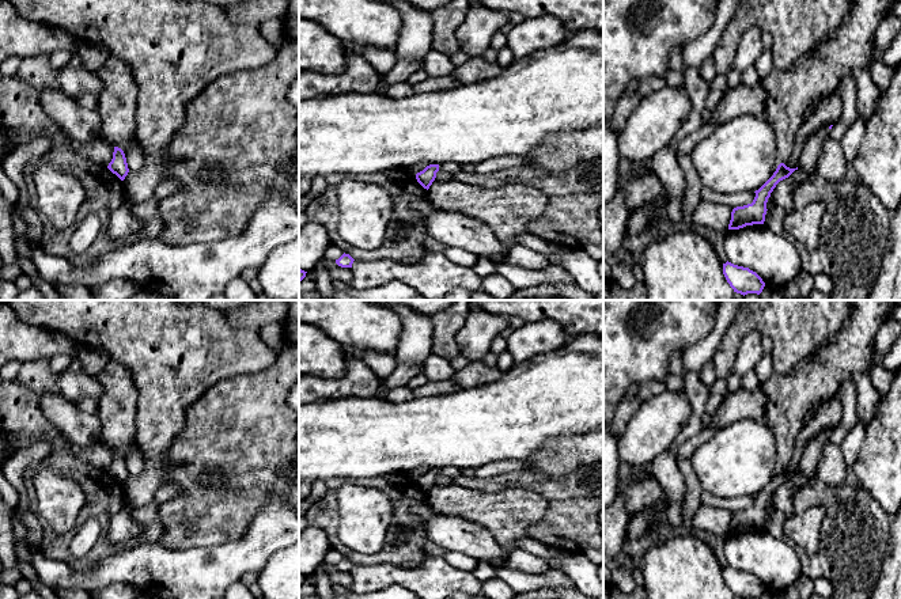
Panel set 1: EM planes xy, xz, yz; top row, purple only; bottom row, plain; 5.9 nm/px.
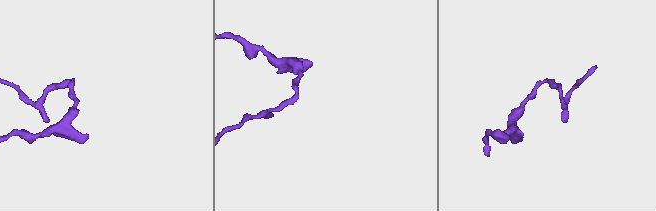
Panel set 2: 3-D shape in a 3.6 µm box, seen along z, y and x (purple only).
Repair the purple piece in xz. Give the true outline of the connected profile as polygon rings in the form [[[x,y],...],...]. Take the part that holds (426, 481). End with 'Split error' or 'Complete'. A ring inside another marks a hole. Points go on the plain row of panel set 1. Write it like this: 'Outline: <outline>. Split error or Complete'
Outline: [[[429,469],[423,475],[416,478],[416,484],[424,493],[428,494],[432,486],[435,485],[438,475],[439,469]]]. Complete

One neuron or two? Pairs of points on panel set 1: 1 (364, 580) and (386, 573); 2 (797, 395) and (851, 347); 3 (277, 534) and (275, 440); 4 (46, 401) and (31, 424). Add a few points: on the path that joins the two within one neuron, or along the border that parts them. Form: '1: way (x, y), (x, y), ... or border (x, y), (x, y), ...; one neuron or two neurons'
1: way (370, 577), (381, 576); one neuron
2: way (810, 383), (837, 359); one neuron
3: border (284, 497), (269, 495), (258, 505), (253, 516); two neurons
4: border (38, 395), (42, 413), (61, 432); two neurons

